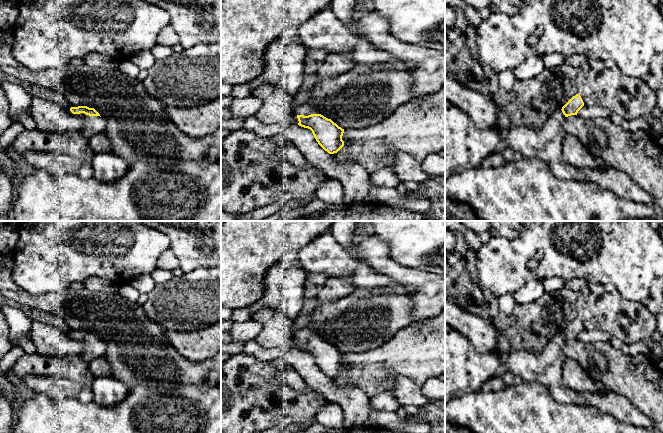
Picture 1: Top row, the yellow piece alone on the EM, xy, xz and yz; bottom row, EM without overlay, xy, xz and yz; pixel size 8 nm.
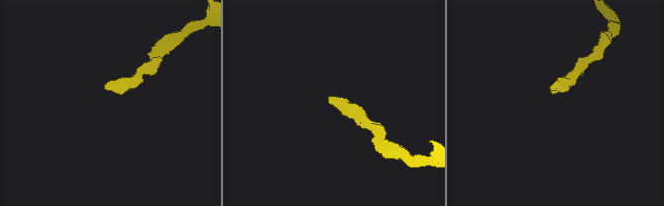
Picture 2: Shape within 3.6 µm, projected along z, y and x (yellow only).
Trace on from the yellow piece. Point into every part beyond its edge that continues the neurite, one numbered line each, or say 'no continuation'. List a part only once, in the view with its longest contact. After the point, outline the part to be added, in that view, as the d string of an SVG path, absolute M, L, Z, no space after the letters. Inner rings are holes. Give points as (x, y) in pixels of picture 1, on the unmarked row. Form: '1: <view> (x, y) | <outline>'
1: xy (93, 348) | M80 337L79 341L84 345L84 353L82 358L89 363L92 359L103 356L105 353L105 345L100 340L89 340L84 337Z

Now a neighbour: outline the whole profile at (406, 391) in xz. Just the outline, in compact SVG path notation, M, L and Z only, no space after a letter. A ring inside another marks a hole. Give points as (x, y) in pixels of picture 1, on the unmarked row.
M393 375L394 385L390 390L401 406L422 407L431 401L421 392L421 387L409 377Z

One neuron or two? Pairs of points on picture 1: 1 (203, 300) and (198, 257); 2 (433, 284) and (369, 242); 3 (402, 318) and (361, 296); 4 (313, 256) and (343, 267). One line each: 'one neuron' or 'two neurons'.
1: two neurons
2: one neuron
3: one neuron
4: one neuron

